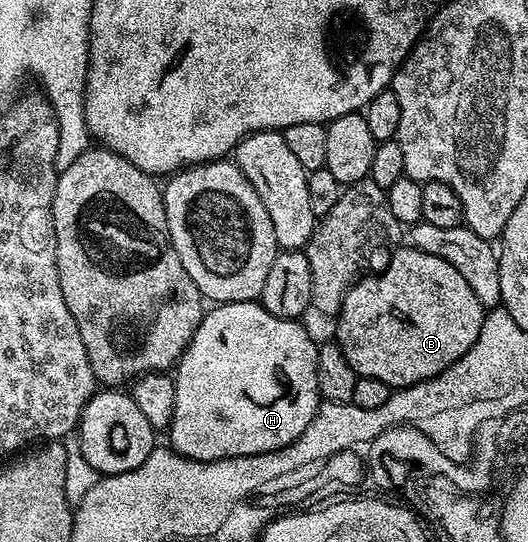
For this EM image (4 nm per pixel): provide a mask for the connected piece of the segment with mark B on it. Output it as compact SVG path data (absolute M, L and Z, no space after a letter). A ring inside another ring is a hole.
M399 246L382 271L364 275L345 294L337 317L337 343L345 358L349 358L349 366L353 366L356 376L377 378L377 382L385 382L391 389L398 390L433 378L441 374L441 370L457 362L457 358L461 358L465 350L469 350L469 346L477 342L484 315L483 303L477 298L477 294L473 294L469 282L465 282L465 278L457 274L448 260L437 258L419 248Z

